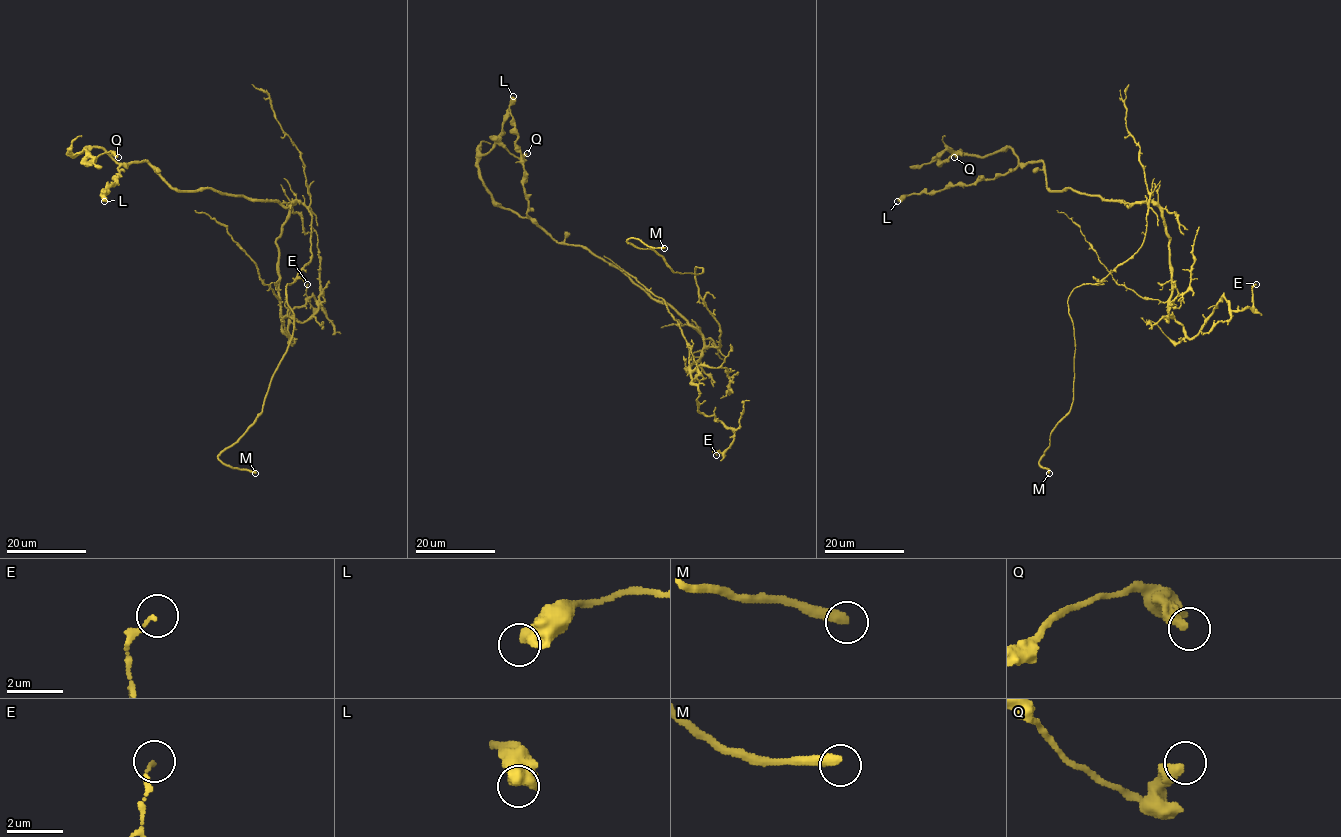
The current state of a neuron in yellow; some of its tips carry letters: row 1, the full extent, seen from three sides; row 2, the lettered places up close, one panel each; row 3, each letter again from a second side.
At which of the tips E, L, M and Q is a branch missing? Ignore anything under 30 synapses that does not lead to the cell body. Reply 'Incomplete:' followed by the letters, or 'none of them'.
Incomplete: M

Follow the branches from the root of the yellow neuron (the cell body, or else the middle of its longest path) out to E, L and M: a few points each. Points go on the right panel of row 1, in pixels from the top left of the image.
E: (1138, 202), (1160, 210), (1169, 239), (1168, 313), (1190, 339), (1222, 297), (1232, 311), (1253, 308), (1256, 284)
L: (1138, 202), (1127, 206), (1070, 188), (1050, 190), (1041, 161), (1020, 163), (992, 179), (904, 195), (897, 201)
M: (1138, 202), (1148, 207), (1142, 246), (1099, 283), (1077, 286), (1068, 298), (1073, 402), (1039, 461), (1049, 473)

